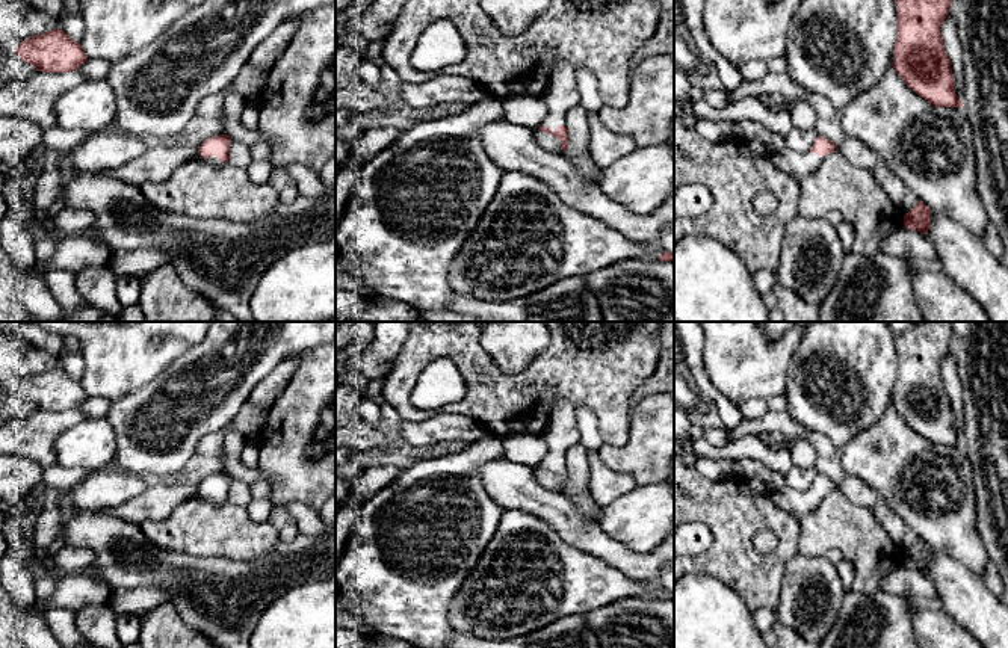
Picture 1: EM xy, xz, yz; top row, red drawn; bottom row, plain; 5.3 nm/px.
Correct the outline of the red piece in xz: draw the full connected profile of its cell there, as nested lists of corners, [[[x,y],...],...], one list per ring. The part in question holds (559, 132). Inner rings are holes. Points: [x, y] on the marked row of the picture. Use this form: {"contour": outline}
{"contour": [[[558,62],[553,66],[550,82],[543,97],[547,104],[547,116],[538,128],[543,133],[558,137],[562,143],[562,151],[565,151],[568,147],[565,113],[580,106],[576,71],[568,62]]]}

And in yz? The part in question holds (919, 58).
{"contour": [[[895,0],[898,30],[893,47],[896,74],[935,107],[963,107],[954,91],[951,60],[942,42],[942,21],[951,0]]]}

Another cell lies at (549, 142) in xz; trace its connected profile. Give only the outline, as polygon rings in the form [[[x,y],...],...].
[[[533,128],[535,137],[538,143],[546,150],[552,153],[564,153],[562,151],[562,143],[558,137],[549,133],[543,133],[540,128]]]

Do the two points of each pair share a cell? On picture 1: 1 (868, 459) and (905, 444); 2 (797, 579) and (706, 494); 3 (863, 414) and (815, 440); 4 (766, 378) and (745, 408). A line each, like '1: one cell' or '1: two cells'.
1: one cell
2: two cells
3: two cells
4: two cells

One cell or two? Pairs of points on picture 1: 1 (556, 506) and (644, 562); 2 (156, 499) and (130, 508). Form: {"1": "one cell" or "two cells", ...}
{"1": "one cell", "2": "one cell"}

